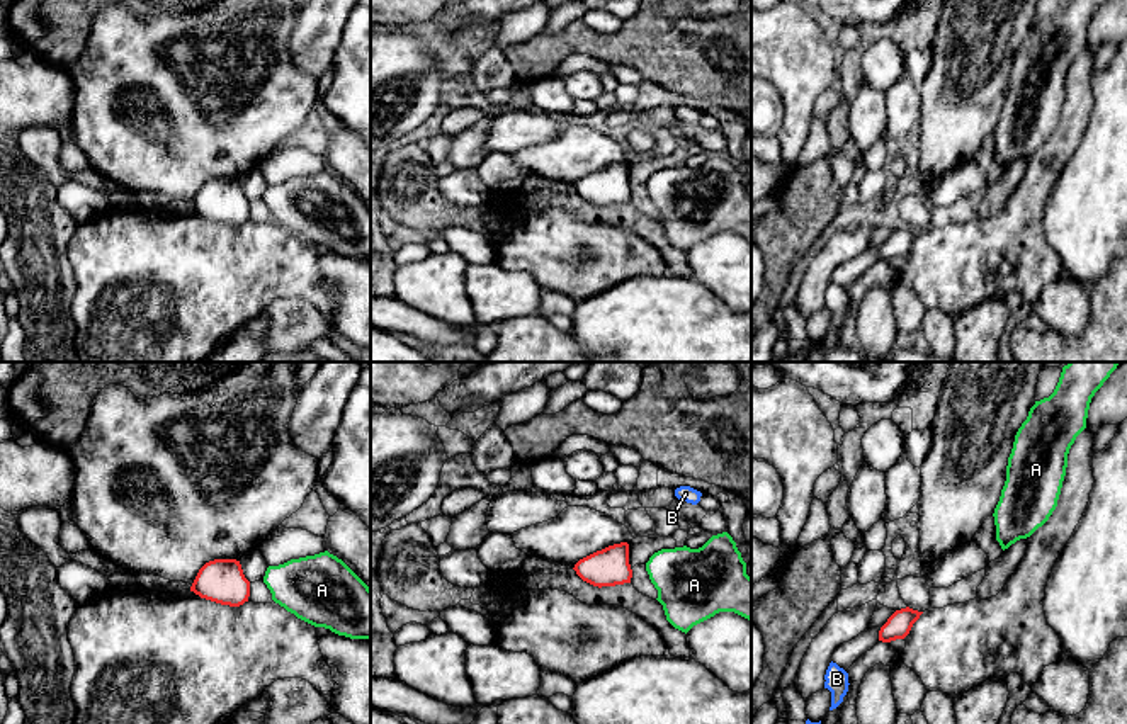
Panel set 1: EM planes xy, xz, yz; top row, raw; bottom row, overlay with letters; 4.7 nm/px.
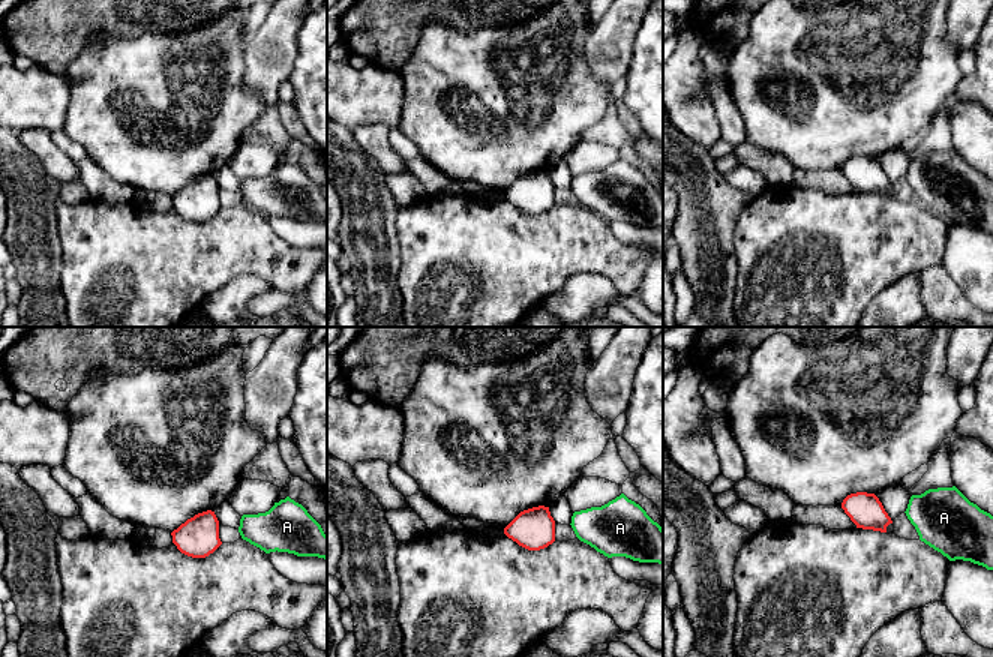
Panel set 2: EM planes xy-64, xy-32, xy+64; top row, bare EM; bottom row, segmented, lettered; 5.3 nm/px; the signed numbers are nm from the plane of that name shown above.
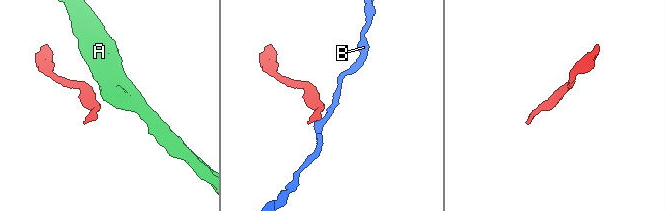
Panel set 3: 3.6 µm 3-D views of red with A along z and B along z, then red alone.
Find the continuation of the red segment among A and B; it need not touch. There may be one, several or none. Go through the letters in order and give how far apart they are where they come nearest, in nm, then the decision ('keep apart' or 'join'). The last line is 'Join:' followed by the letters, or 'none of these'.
A: 70 nm | keep apart
B: 220 nm | keep apart
Join: none of these

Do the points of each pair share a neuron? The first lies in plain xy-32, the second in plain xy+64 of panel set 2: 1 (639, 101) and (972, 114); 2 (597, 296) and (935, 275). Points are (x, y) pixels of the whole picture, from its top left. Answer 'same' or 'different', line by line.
1: different
2: same

